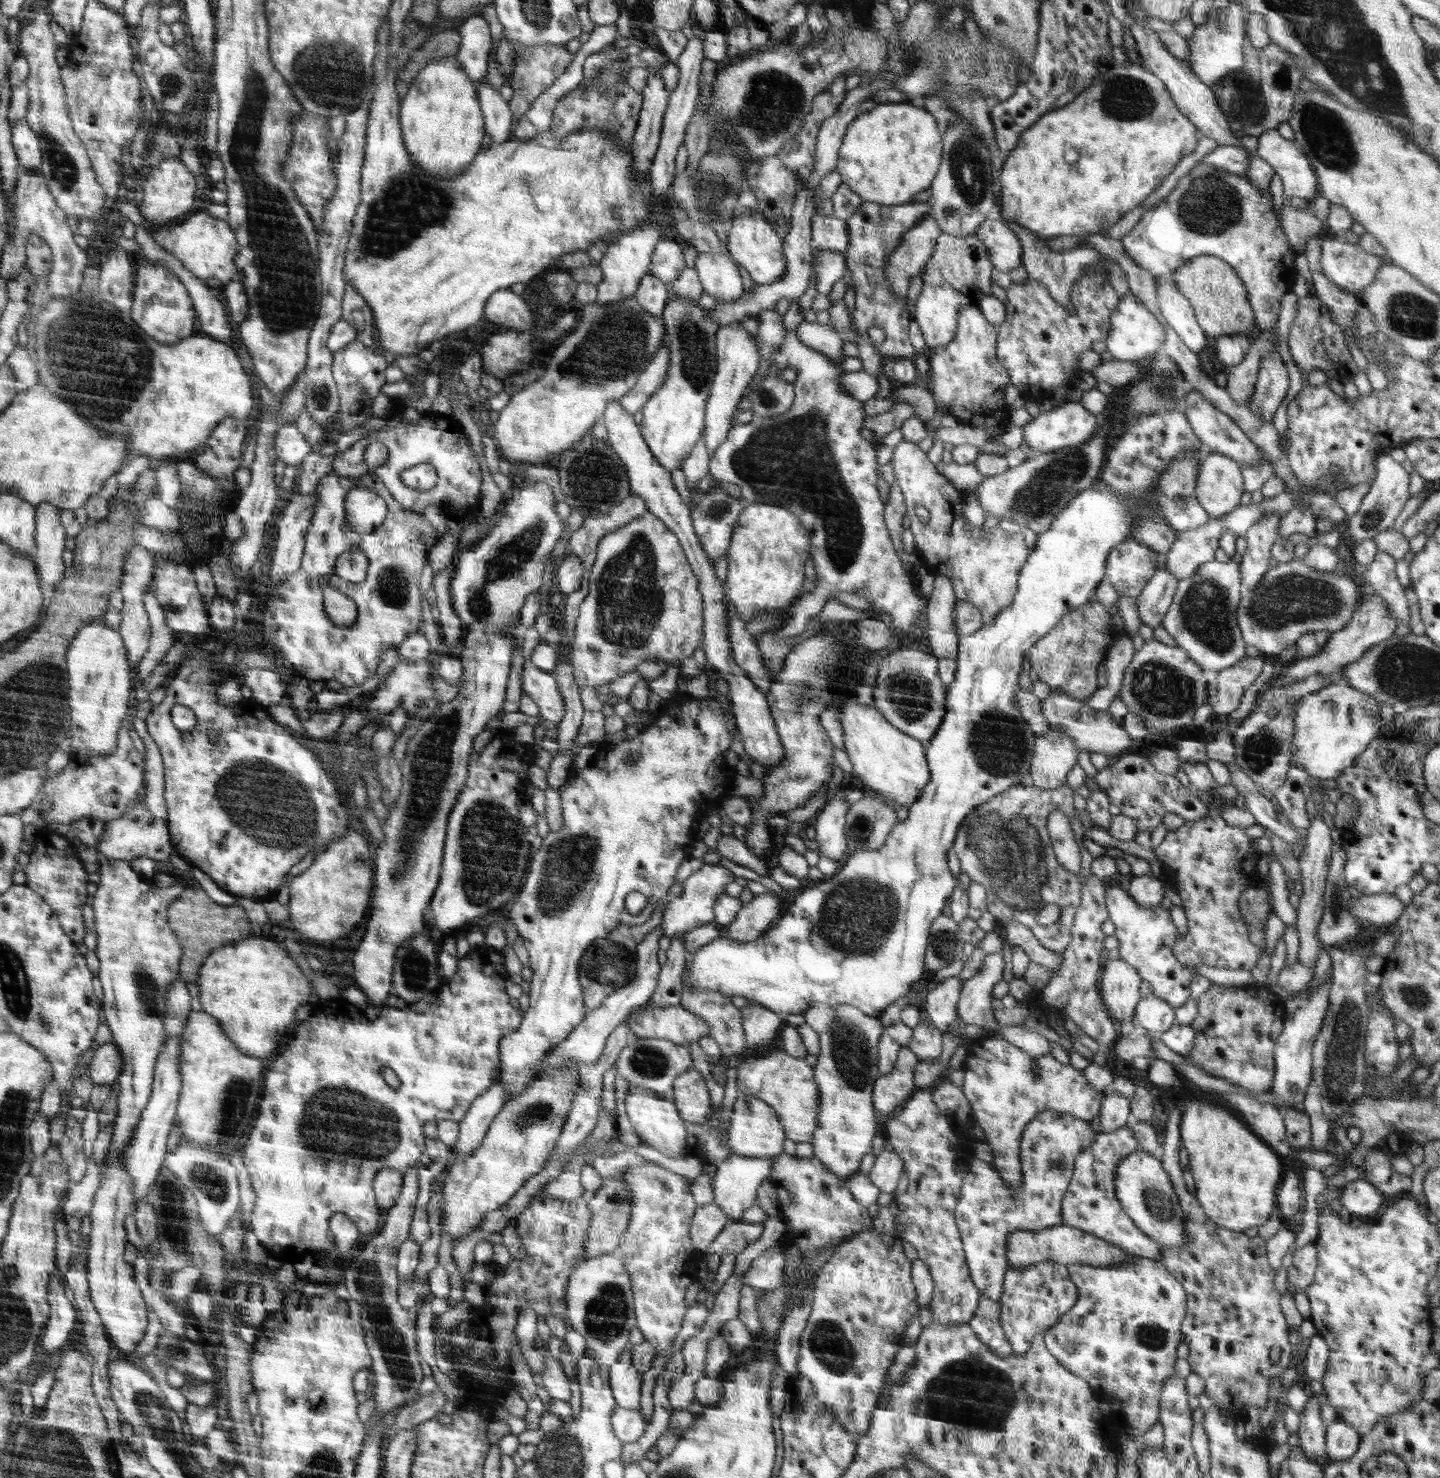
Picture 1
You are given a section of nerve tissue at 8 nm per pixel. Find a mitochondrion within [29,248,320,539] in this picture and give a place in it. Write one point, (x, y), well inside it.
(86, 380)

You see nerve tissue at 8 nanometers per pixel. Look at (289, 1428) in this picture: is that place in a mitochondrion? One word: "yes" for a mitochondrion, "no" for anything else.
no

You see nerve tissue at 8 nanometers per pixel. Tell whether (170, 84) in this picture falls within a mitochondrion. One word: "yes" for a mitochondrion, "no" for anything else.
yes

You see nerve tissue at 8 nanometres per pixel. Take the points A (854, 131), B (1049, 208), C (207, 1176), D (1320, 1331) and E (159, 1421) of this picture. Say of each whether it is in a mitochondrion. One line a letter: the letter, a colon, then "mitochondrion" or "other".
A: other
B: other
C: mitochondrion
D: other
E: mitochondrion

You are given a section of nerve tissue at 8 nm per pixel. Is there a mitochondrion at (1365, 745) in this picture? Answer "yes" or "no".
no

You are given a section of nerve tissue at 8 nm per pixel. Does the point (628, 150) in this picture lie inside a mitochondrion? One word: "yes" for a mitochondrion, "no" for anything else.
no

